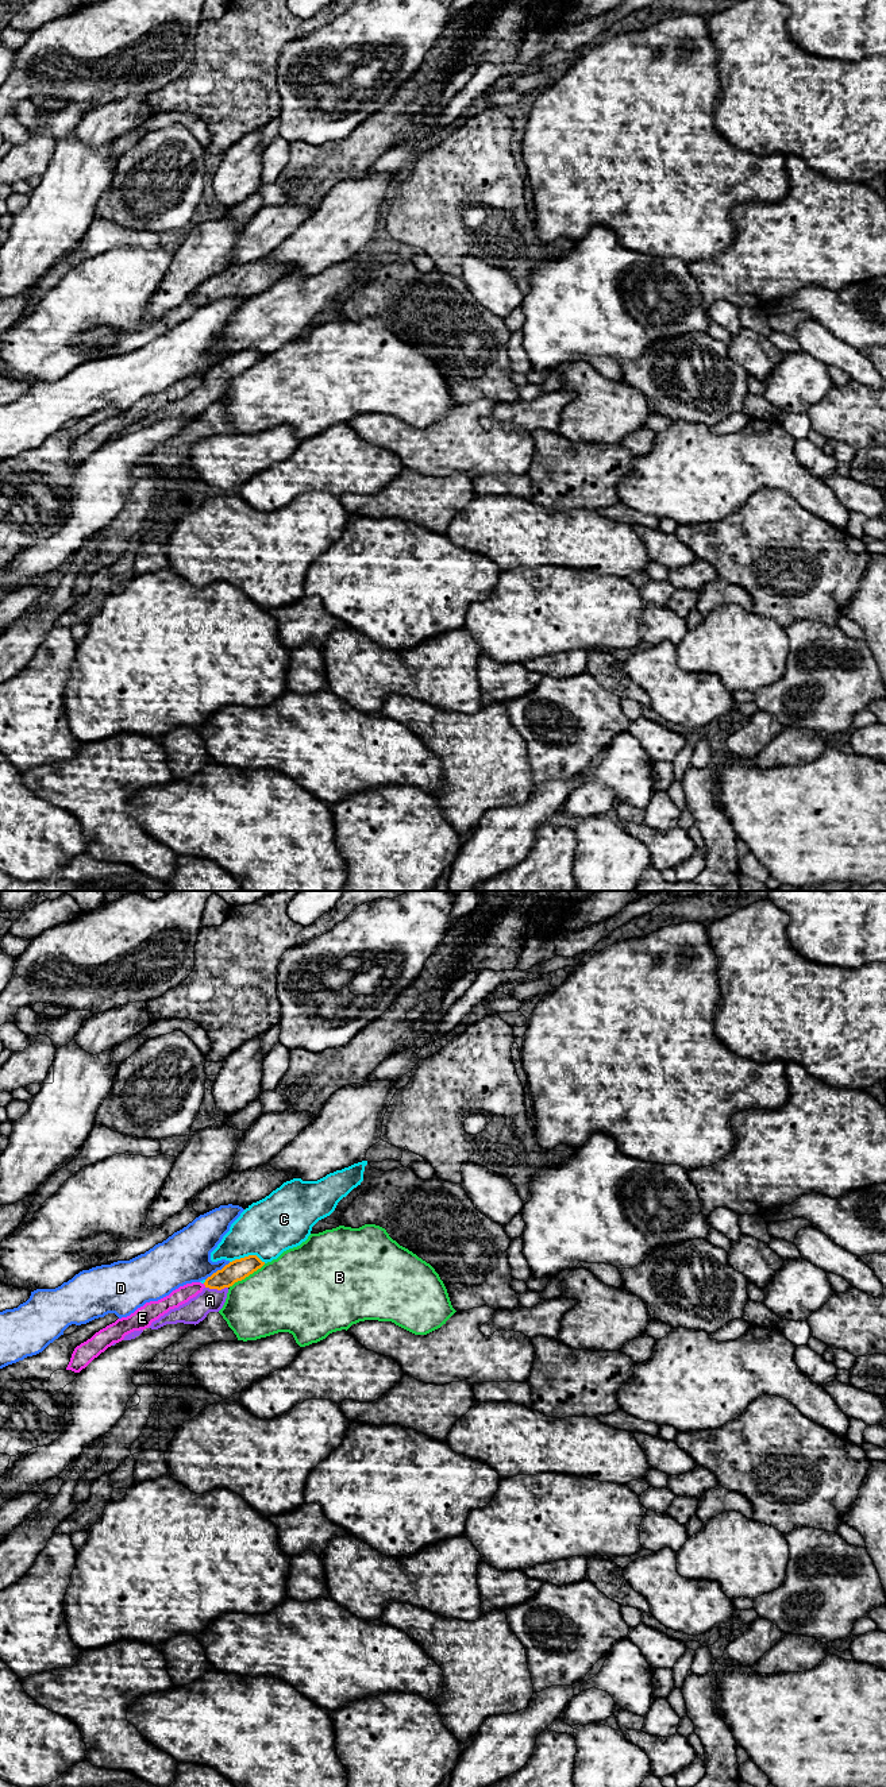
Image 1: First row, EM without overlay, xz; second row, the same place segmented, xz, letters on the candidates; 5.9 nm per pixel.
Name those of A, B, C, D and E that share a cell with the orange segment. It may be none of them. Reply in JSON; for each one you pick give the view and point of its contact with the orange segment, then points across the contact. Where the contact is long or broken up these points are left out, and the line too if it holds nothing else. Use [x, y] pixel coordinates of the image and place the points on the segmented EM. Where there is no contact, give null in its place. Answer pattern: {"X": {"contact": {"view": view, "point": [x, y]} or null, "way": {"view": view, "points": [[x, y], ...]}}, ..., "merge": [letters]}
{"A": {"contact": {"view": "xz", "point": [216, 1288]}, "way": {"view": "xz", "points": [[237, 1270], [216, 1288], [210, 1300]]}}, "merge": ["A"]}

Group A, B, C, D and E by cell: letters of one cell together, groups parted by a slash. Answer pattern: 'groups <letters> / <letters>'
groups A / B / C / D / E

